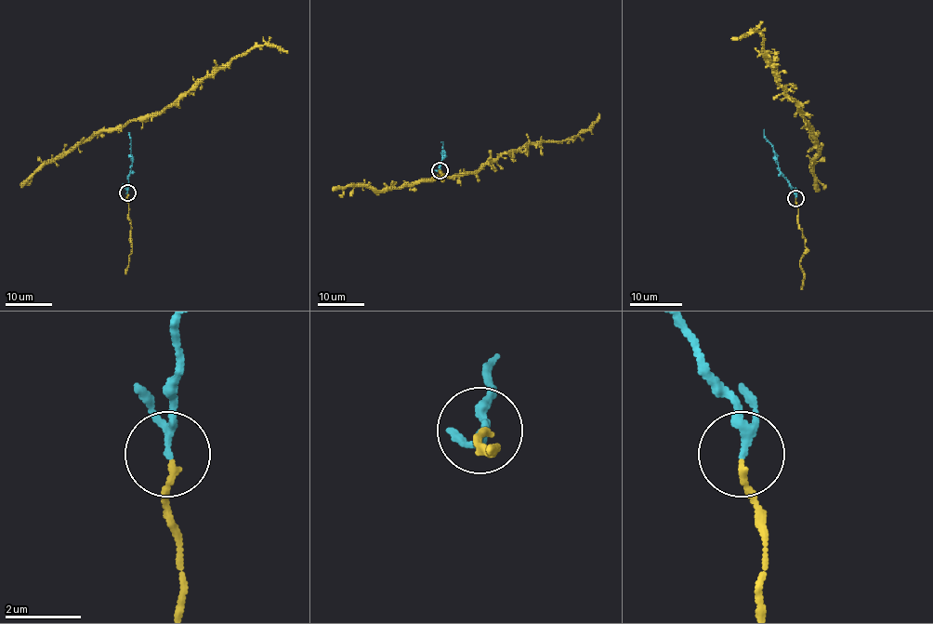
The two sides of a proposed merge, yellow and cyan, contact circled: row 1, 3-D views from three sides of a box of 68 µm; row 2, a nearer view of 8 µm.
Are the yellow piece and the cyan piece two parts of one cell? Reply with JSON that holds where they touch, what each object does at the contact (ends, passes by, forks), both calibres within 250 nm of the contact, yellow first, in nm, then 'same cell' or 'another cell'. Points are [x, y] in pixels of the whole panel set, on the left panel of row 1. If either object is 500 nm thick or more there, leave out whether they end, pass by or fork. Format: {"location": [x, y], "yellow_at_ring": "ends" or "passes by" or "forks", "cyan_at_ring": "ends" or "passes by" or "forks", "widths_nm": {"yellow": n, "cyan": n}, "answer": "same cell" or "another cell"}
{"location": [127, 192], "yellow_at_ring": "ends", "cyan_at_ring": "passes by", "widths_nm": {"yellow": 150, "cyan": 170}, "answer": "same cell"}

